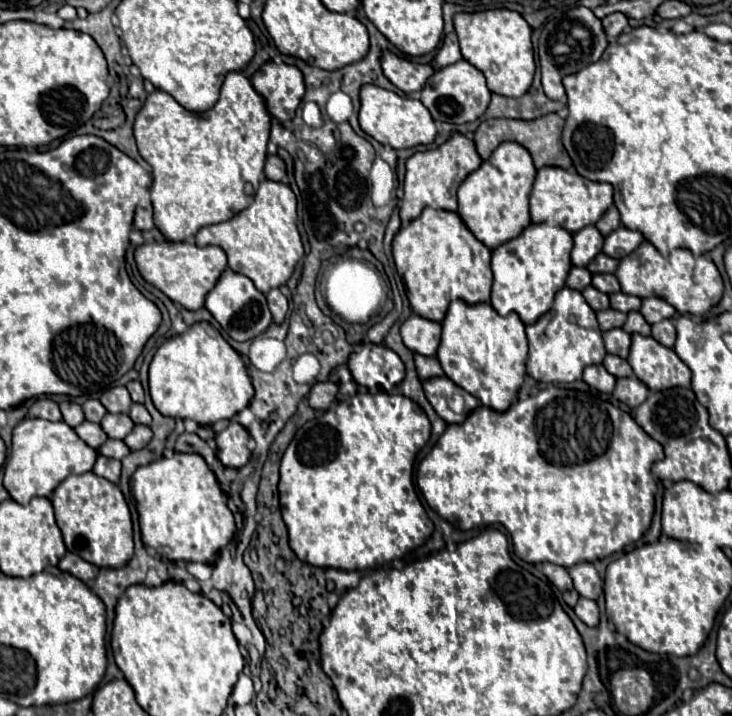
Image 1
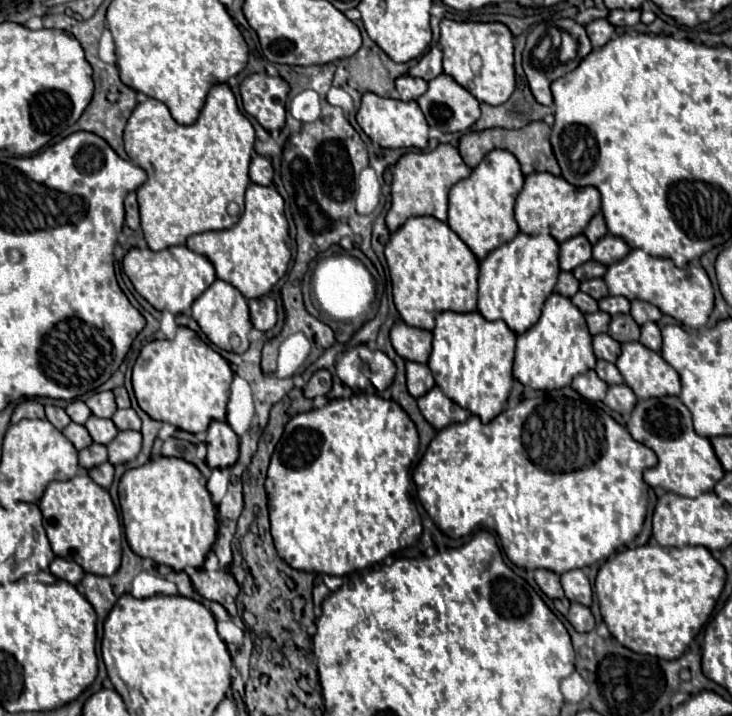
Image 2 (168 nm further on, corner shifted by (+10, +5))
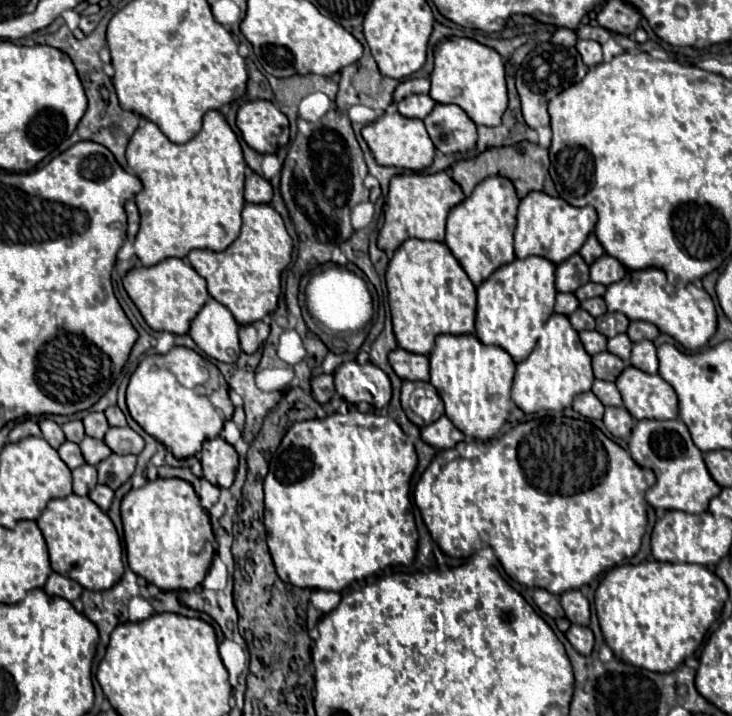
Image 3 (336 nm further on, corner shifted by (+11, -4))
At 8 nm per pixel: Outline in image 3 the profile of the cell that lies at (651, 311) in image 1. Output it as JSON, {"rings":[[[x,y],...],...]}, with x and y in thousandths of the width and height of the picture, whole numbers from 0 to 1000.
{"rings":[[[861,450],[855,466],[858,466],[858,472],[861,472],[863,478],[874,478],[874,475],[893,475],[902,464],[899,464],[899,458],[896,458],[893,453],[888,453],[888,450]]]}

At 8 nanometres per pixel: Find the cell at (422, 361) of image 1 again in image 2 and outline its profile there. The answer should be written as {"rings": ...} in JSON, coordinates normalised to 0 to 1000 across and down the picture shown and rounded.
{"rings":[[[556,504],[556,543],[564,554],[575,554],[581,552],[592,538],[592,524],[586,518],[583,510],[578,507],[567,507],[567,504]]]}

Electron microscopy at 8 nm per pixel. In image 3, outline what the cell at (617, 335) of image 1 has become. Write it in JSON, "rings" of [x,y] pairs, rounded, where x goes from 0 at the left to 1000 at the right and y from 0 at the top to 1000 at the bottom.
{"rings":[[[820,492],[820,494],[809,497],[809,517],[817,531],[839,534],[852,514],[855,514],[855,508],[844,497],[836,497],[833,492]]]}

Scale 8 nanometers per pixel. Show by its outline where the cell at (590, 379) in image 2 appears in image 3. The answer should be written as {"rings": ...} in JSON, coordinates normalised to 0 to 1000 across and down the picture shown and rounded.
{"rings":[[[798,547],[798,550],[787,553],[781,570],[784,570],[787,575],[792,575],[798,584],[822,587],[822,581],[825,581],[825,564],[822,564],[809,547]]]}

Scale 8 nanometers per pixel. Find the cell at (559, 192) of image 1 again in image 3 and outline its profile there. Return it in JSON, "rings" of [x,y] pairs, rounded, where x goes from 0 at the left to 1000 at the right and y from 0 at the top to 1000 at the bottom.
{"rings":[[[724,268],[708,288],[708,316],[702,324],[705,360],[713,363],[721,358],[740,358],[757,369],[765,369],[795,346],[798,335],[811,321],[814,307],[814,293],[806,288],[784,291],[768,277],[754,277],[743,268]]]}

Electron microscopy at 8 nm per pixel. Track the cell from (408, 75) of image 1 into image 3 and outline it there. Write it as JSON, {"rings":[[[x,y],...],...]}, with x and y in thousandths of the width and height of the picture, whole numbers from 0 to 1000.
{"rings":[[[566,131],[566,134],[557,134],[549,142],[544,142],[544,156],[555,165],[579,168],[579,162],[585,162],[585,156],[590,156],[593,145],[596,142],[585,131]]]}

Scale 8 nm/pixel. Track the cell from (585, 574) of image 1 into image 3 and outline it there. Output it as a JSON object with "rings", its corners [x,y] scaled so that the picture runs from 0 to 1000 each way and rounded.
{"rings":[[[790,824],[770,827],[765,832],[765,841],[768,841],[768,849],[773,855],[773,863],[781,872],[790,872],[790,874],[803,874],[806,872],[806,844]]]}

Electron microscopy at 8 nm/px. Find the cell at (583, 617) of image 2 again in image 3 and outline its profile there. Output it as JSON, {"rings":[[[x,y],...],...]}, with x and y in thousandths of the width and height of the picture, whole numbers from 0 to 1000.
{"rings":[[[781,872],[779,880],[773,883],[773,891],[779,894],[779,899],[781,899],[795,916],[806,916],[809,905],[811,905],[811,885],[809,885],[806,877]]]}

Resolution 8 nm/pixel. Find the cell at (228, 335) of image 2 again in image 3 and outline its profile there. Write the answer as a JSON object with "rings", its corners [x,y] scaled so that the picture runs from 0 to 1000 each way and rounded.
{"rings":[[[287,416],[262,447],[260,464],[268,483],[290,503],[322,506],[328,497],[325,453],[311,430]]]}

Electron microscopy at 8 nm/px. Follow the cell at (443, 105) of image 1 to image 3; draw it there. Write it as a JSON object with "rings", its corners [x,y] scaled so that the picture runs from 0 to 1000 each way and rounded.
{"rings":[[[596,145],[579,165],[579,173],[604,215],[639,212],[650,204],[650,173],[628,148]]]}

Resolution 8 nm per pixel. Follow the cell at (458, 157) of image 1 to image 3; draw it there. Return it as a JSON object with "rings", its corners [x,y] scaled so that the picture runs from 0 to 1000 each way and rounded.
{"rings":[[[612,240],[598,243],[546,243],[533,254],[533,268],[525,293],[525,316],[516,324],[516,346],[530,358],[557,332],[607,338],[607,313],[615,291],[634,279],[631,263],[615,249]]]}

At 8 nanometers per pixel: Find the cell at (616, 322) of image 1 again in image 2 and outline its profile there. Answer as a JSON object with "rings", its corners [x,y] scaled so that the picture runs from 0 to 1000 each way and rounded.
{"rings":[[[816,434],[810,440],[799,440],[799,446],[802,446],[807,468],[816,468],[816,465],[827,465],[832,459],[835,440],[827,440],[827,434]]]}

